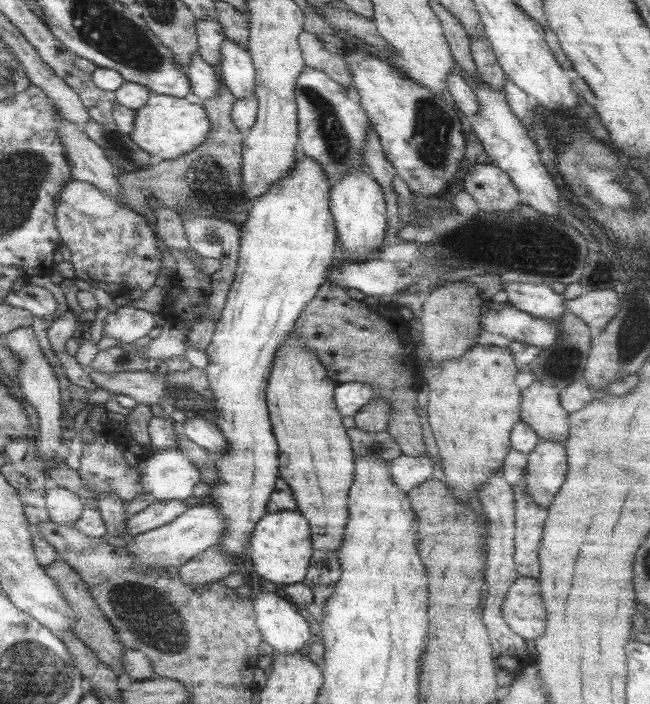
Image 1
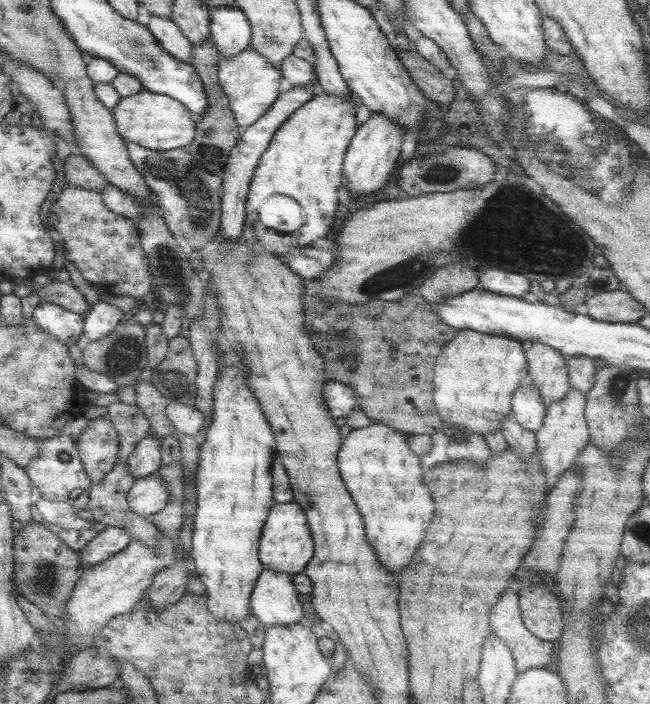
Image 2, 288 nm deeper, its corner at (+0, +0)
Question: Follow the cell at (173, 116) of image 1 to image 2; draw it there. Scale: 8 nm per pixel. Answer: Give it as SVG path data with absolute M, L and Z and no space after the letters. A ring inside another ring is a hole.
M95 84L95 96L107 110L111 110L117 134L123 140L133 142L141 148L155 150L155 152L167 152L167 150L175 150L175 148L185 148L195 138L195 124L197 122L193 122L189 118L191 112L179 100L173 100L163 94L153 94L147 90L141 90L133 96L121 98L113 90L111 84Z

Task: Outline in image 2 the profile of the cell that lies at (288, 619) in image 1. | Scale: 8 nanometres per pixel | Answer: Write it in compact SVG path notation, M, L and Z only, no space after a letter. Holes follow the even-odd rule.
M263 570L249 596L249 610L255 620L265 624L265 628L287 628L291 624L299 624L303 618L297 594L293 576Z

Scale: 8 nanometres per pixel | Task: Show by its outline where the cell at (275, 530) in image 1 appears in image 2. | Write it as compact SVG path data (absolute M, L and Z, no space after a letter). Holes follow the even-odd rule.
M295 502L289 504L273 504L269 508L267 520L263 524L261 536L259 536L259 560L263 570L273 570L273 572L283 572L287 576L293 576L293 586L299 594L311 594L311 580L303 570L307 568L307 562L313 556L313 540L311 540L311 530L307 526L307 518L303 514L303 508Z

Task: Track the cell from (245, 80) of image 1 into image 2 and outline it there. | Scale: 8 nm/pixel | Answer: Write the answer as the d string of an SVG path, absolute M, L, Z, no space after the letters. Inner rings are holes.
M217 8L209 16L209 38L221 62L249 48L251 26L239 8Z

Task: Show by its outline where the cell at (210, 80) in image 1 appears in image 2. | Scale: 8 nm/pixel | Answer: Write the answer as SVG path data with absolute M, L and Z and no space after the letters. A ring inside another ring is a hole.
M151 16L149 22L143 22L147 26L147 30L157 38L157 42L163 46L165 52L169 52L175 60L191 64L191 50L193 44L187 40L187 36L177 28L175 22L171 20L163 20L157 16Z

